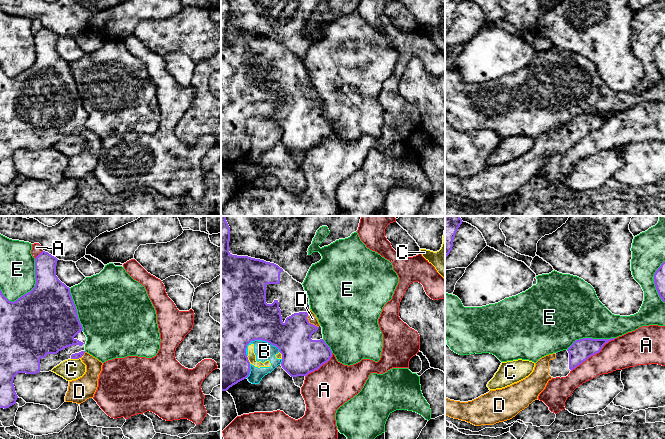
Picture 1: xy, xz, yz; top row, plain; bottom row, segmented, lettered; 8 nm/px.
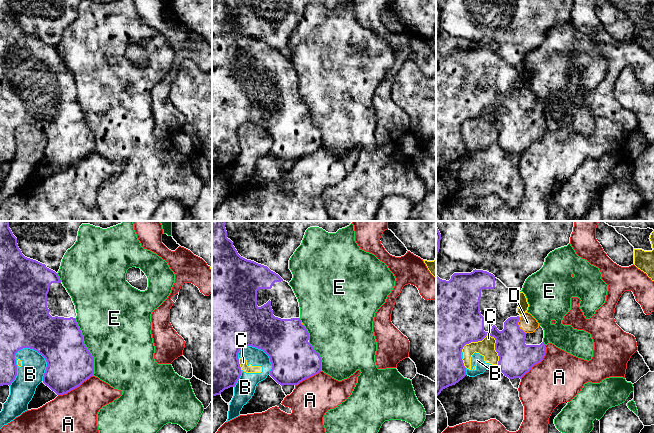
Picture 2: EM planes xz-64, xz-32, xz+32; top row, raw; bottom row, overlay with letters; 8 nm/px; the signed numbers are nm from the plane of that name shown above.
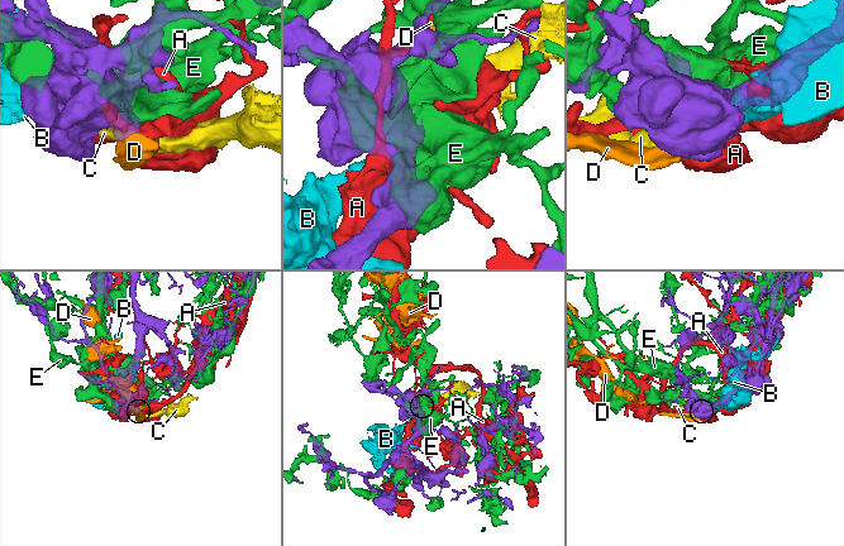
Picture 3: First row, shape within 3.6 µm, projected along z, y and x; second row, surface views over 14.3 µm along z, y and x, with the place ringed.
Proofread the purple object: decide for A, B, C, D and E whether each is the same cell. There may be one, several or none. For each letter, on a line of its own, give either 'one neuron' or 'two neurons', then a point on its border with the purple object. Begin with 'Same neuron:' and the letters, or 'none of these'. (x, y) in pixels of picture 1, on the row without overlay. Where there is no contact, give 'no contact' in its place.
Same neuron: D
A: two neurons | yz (593, 130)
B: two neurons | xz (262, 116)
C: two neurons | xy (75, 134)
D: one neuron | xz (308, 97)
E: two neurons | xy (35, 61)

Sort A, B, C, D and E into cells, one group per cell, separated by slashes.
A / B C / D / E

